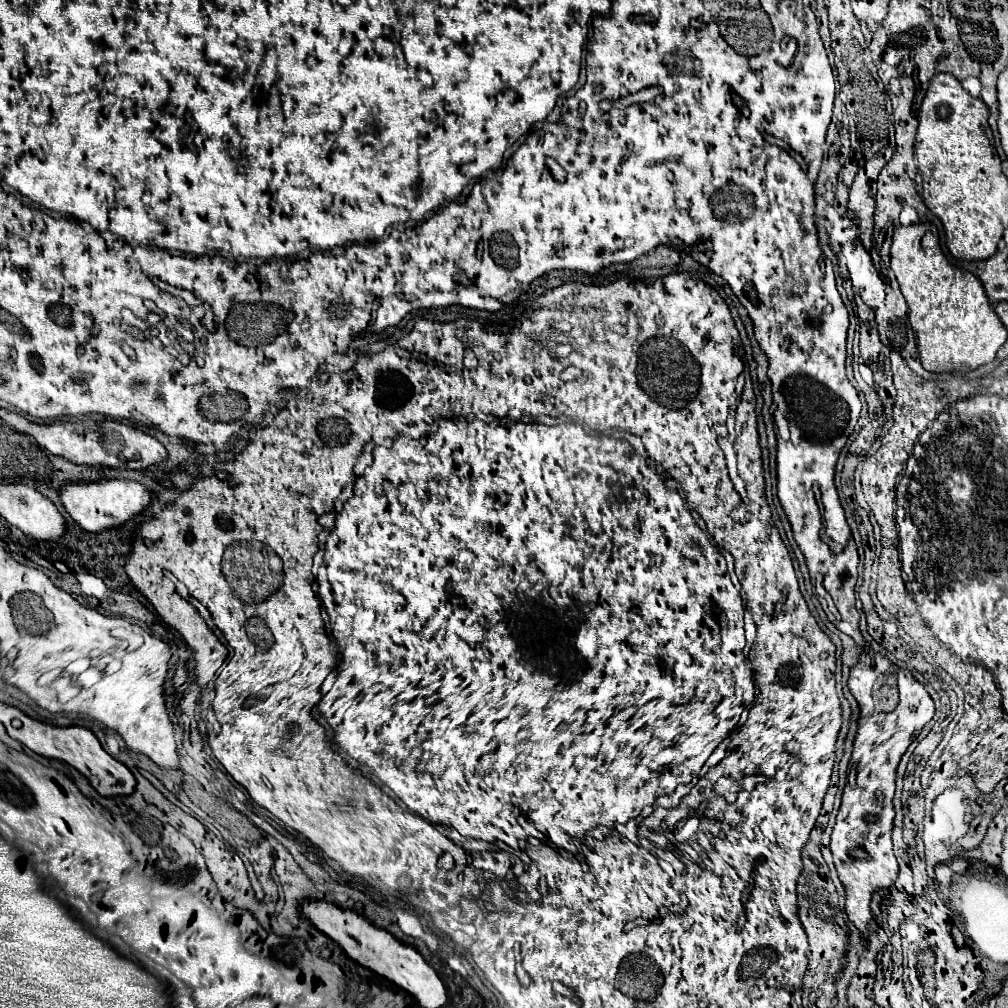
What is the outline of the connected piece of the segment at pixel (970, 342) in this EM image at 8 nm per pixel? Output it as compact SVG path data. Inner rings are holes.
M919 222L908 226L894 228L892 234L892 270L900 284L900 290L908 304L910 326L916 334L916 346L920 354L920 362L930 372L970 372L976 370L996 358L998 348L1006 342L1006 328L1000 322L998 314L988 302L984 286L976 282L974 274L964 274L962 268L950 264L940 250L938 236L932 224Z

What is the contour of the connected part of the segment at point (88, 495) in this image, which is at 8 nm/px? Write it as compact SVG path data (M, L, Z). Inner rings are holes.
M98 480L98 482L66 482L60 486L60 502L76 524L88 532L102 532L124 524L138 516L150 502L150 492L130 480Z

